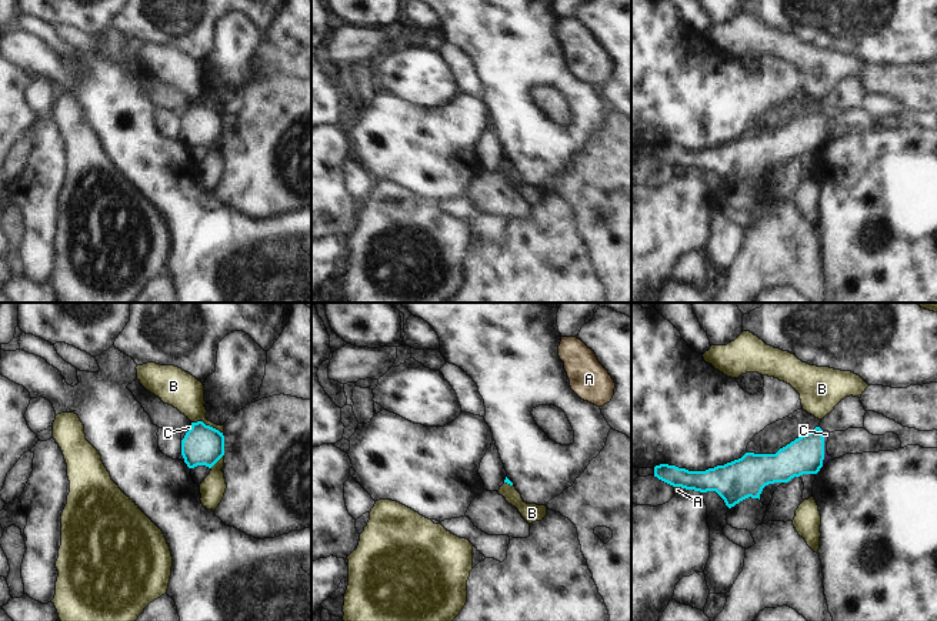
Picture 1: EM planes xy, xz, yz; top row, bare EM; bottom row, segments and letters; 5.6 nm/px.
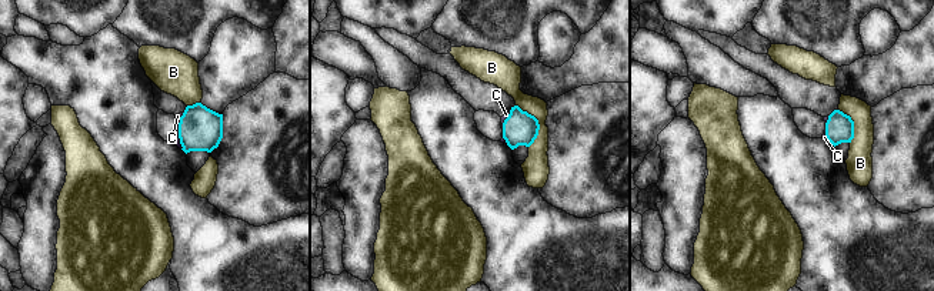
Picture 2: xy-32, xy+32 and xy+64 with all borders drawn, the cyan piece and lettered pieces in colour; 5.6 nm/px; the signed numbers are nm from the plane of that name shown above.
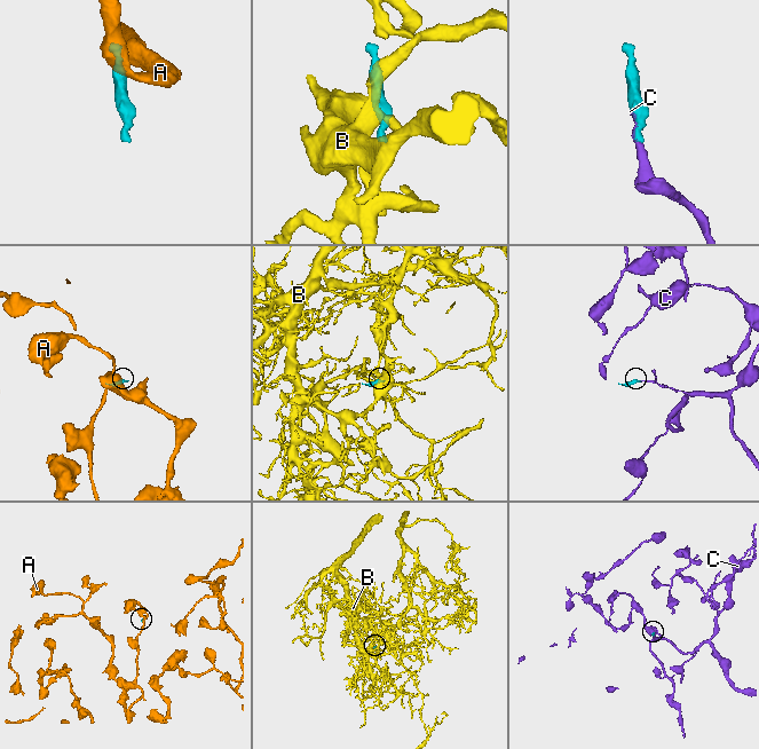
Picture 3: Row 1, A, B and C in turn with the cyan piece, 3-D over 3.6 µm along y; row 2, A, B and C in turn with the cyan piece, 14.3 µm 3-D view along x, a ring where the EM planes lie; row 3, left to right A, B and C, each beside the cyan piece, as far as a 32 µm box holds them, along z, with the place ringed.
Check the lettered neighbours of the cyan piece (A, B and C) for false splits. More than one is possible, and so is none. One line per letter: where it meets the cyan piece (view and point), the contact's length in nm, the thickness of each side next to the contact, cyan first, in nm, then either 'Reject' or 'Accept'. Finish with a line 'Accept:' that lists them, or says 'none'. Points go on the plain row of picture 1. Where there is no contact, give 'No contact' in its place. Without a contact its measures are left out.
A: Touches cyan at yz (680, 166). Shared border 70 nm. Thickness 160 nm (cyan) against 40 nm. Reject
B: Touches cyan at xy (207, 106). Shared border 190 nm. Thickness 220 nm (cyan) against 200 nm. Reject
C: Touches cyan at yz (823, 129). Shared border 190 nm. Thickness 200 nm (cyan) against 40 nm. Accept
Accept: C.

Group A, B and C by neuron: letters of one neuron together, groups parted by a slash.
A / B / C

